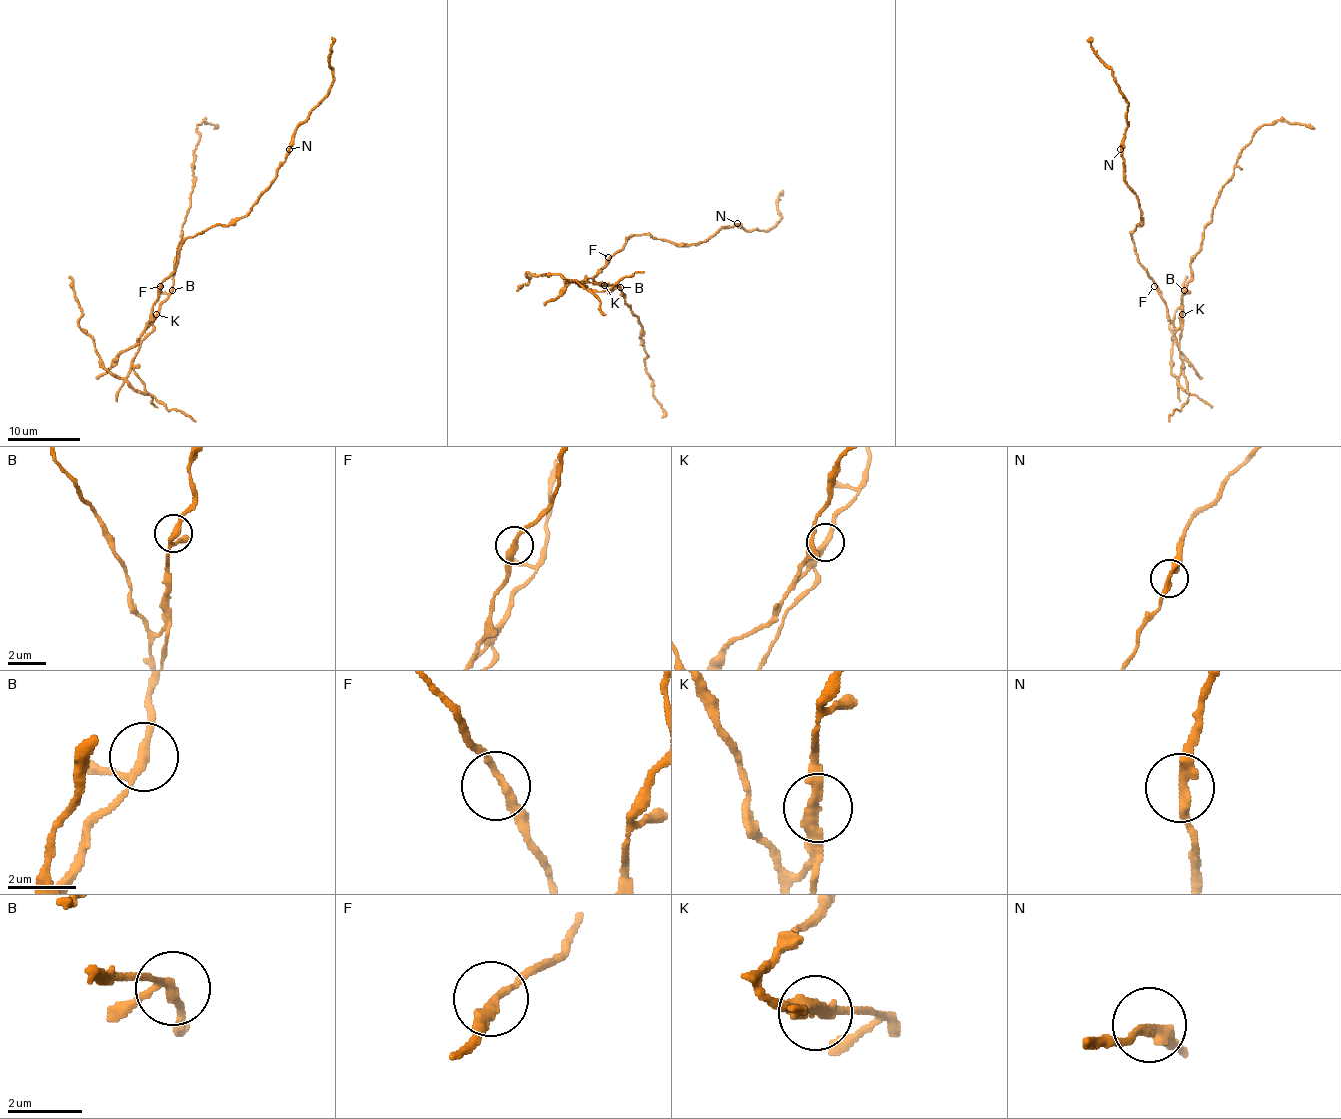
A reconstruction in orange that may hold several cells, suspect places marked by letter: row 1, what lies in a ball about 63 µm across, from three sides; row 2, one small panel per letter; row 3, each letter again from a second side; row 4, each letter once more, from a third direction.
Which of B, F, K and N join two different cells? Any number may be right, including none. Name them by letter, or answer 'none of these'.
K

